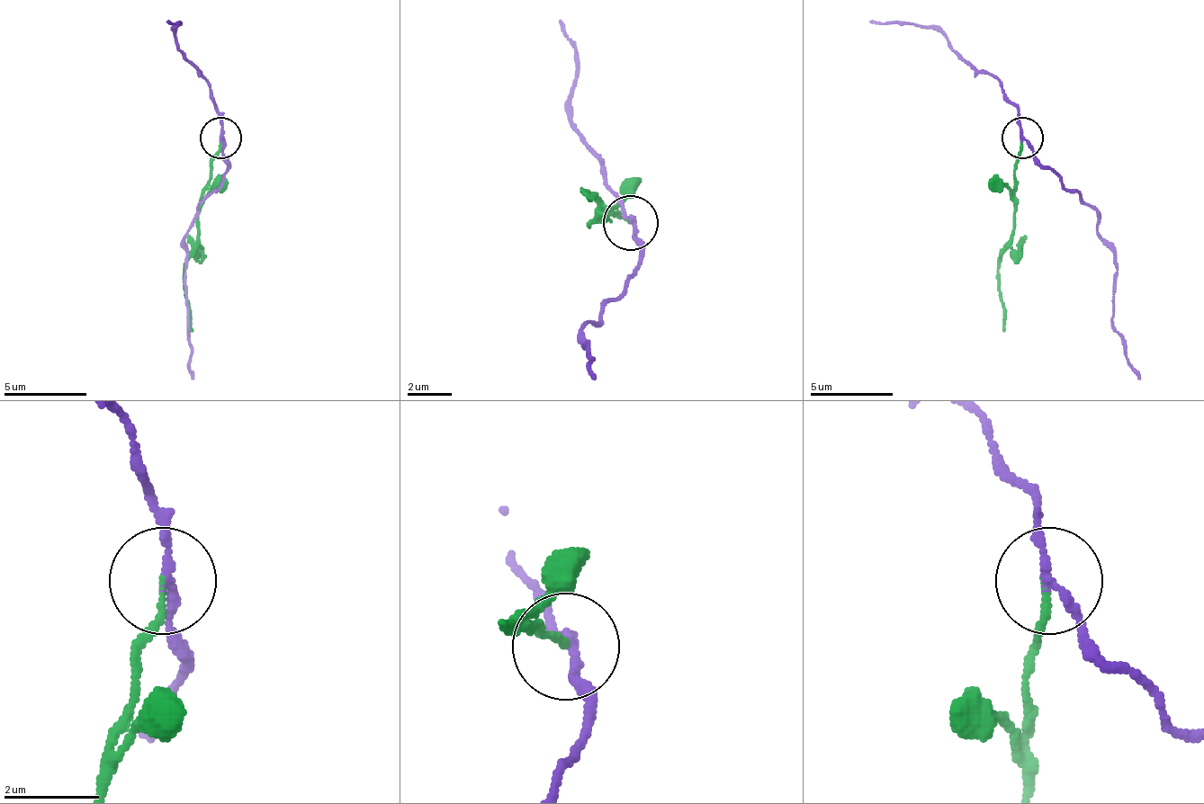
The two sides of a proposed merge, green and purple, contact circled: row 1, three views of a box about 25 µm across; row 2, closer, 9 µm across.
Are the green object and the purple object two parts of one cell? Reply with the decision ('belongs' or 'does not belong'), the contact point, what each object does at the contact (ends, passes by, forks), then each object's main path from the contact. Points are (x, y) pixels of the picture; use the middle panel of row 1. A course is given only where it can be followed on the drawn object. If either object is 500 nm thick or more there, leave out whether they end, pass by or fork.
does not belong; place (631, 222); green ends; purple passes by; course green (629, 221), (618, 210), (602, 210), (585, 193), (585, 188), (596, 200); course purple (629, 221), (640, 260), (596, 320), (585, 326), (585, 347), (585, 342), (596, 380)

